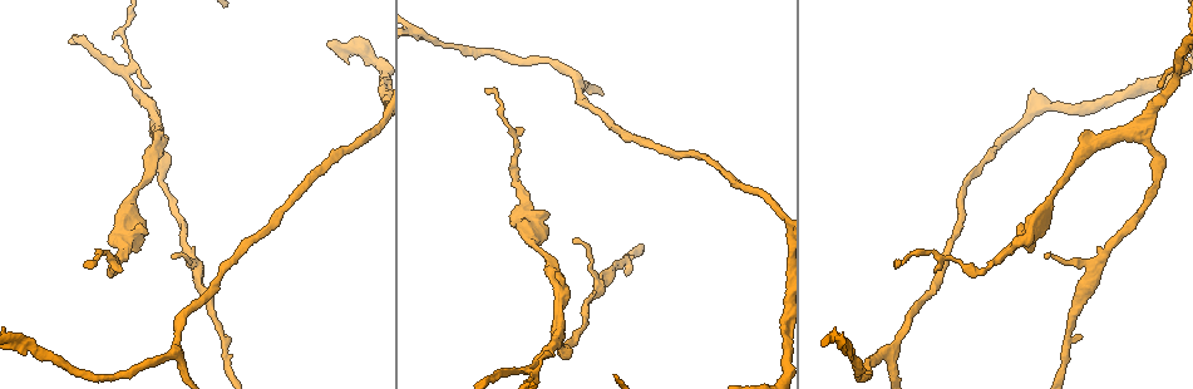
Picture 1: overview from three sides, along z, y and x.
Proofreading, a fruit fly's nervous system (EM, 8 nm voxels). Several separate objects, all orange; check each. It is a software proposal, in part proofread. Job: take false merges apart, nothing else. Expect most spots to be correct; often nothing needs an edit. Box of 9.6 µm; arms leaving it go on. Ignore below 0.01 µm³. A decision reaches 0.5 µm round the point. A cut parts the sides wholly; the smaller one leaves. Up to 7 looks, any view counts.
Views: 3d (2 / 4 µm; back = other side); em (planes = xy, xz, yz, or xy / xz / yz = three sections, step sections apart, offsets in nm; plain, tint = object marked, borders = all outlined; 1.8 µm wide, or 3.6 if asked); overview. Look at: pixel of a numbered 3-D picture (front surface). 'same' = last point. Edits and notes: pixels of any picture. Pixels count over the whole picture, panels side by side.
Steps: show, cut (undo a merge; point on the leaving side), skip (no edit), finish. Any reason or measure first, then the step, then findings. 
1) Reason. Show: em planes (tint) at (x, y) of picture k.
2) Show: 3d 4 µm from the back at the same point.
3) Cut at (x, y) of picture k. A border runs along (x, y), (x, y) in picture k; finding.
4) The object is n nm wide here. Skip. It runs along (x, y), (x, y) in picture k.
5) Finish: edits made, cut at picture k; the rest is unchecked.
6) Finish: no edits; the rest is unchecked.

Calibre changes. Show: em planes (tint) at (1078, 300) of picture 1.

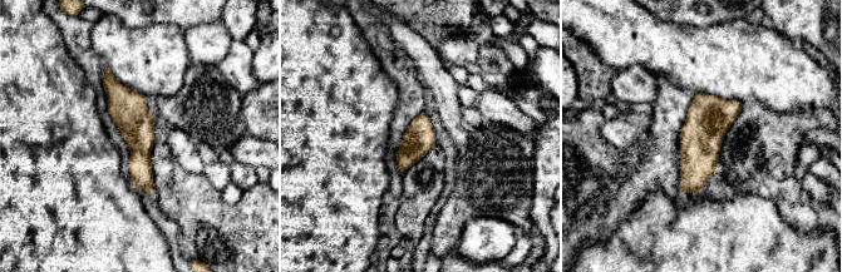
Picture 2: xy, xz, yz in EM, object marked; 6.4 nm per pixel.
Skip. It runs along (106, 74), (137, 124), (149, 191) in picture 2; one neuron here.

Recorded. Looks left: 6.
Narrows sharply. Show: em planes (tint) at (111, 271) of picture 1.

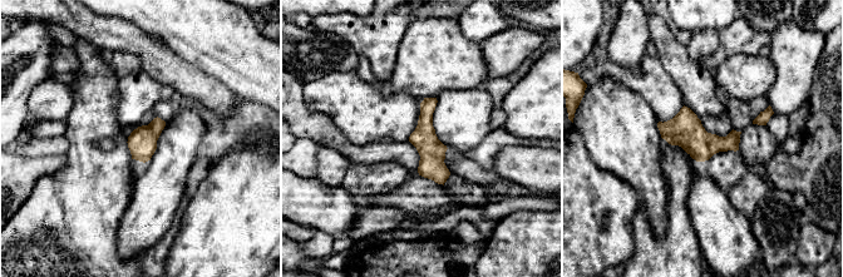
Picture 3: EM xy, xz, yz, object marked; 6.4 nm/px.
Skip. It runs along (427, 100), (427, 144), (440, 181) in picture 3; one neuron here.

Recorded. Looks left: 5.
Calibre changes. Show: 3d 4 µm at (129, 200) of picture 1.

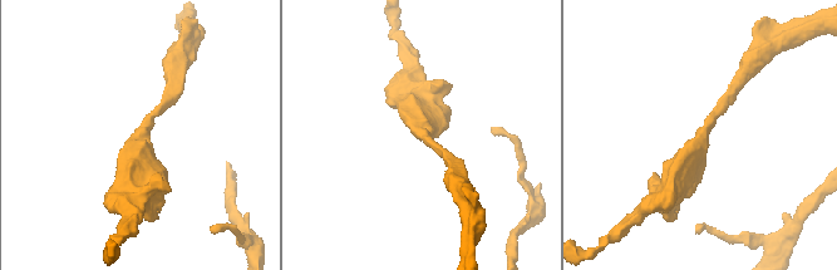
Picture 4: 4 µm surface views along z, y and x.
The arms are 200, 360 nm wide. Show: em planes (tint) at (421, 132) of picture 4.

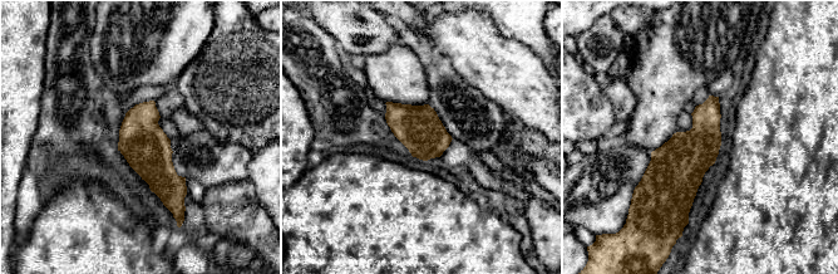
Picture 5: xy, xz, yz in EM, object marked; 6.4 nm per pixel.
The object is 280 nm wide here. Skip. All the same neuron.

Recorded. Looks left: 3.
Finish: no edits; the rest is unchecked.

